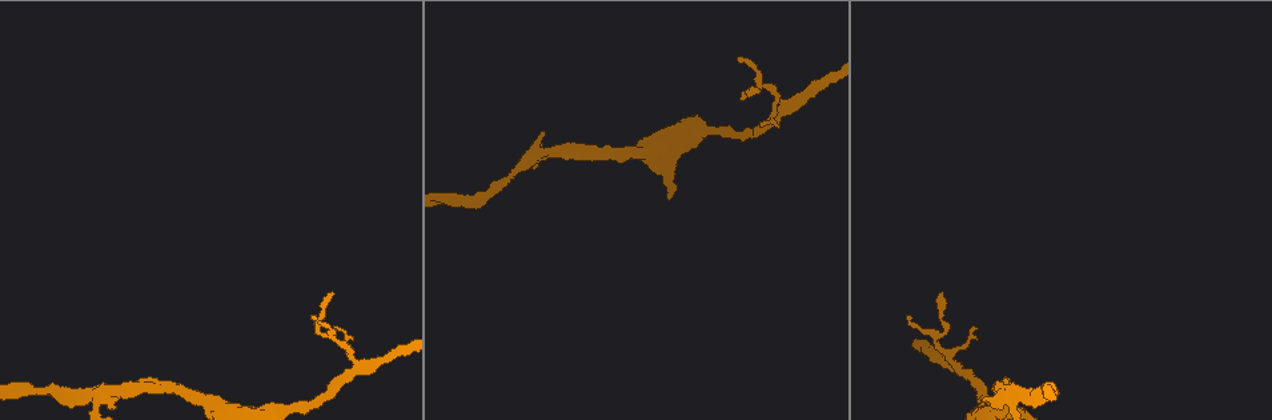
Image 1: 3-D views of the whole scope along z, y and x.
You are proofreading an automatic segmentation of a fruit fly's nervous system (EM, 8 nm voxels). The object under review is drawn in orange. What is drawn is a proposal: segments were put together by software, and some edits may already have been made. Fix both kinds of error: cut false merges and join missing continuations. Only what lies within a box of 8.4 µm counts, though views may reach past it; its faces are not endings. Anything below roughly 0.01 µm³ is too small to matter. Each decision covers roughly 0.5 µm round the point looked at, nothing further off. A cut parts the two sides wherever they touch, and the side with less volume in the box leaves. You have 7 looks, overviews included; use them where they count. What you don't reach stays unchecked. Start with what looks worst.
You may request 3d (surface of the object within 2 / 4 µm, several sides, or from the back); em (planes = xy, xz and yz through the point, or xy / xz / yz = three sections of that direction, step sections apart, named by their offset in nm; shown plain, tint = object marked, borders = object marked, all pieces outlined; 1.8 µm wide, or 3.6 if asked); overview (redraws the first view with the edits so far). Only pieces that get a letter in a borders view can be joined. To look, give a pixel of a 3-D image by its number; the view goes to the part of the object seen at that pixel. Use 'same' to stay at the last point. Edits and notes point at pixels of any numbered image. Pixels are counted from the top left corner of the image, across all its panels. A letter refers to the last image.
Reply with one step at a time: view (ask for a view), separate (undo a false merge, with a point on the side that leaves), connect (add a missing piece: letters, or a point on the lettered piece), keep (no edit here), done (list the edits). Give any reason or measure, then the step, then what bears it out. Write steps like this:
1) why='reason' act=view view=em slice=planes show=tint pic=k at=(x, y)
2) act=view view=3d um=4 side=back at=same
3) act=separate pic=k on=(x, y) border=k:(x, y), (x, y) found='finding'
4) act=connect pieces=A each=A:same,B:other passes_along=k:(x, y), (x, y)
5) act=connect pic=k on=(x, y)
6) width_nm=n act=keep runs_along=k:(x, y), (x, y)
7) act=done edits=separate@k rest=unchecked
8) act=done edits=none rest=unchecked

why='three arms meet' act=view view=em slice=planes show=borders pic=1 at=(105, 393)

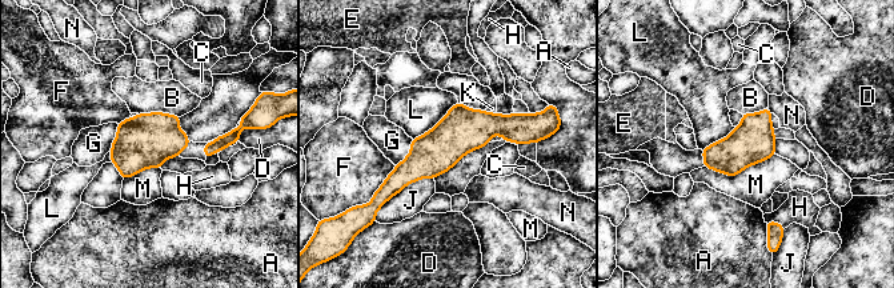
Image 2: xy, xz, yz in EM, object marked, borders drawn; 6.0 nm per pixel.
act=keep each=A:other,B:other,C:other,D:other,E:other,F:other,G:other,H:other,J:other,K:other,L:other,M:other,N:other runs_along=2:(528, 135), (462, 130), (384, 188) found='one neuron here'

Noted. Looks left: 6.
why='thick turns thin' act=view view=em slice=planes show=plain pic=1 at=(205, 399)

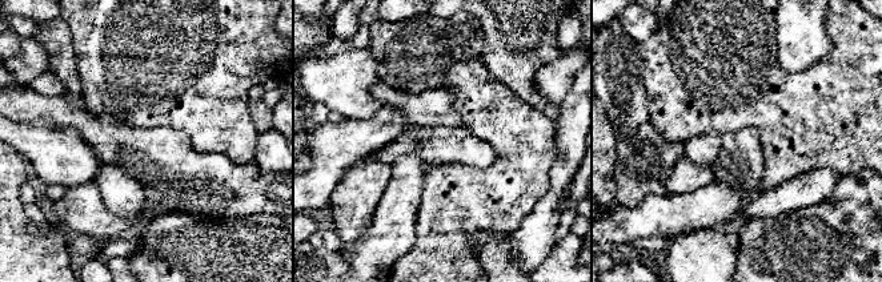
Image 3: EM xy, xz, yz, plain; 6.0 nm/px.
why='what lies round it' act=view view=em slice=planes show=borders at=same

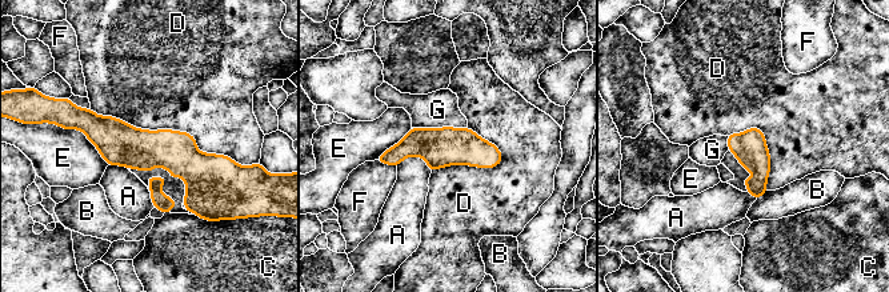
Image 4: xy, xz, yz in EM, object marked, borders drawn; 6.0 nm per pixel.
act=keep each=A:other,B:other,C:other,D:other,E:other,F:other,G:other runs_along=4:(72, 126), (227, 166) found='continuous, no second neuron'

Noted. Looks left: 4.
why='three arms meet' act=view view=em slice=planes show=borders pic=1 at=(353, 370)

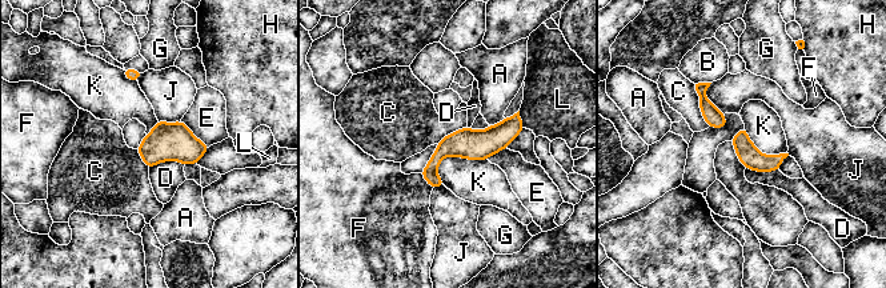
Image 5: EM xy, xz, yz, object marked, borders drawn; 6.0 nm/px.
width_nm=130 act=keep each=A:other,B:other,C:other,D:other,E:other,F:other,G:other,H:other,J:other,K:other,L:other runs_along=5:(517, 119), (482, 144), (449, 146), (427, 175) found='all the same neuron'

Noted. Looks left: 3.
act=done edits=none rest=unchecked

